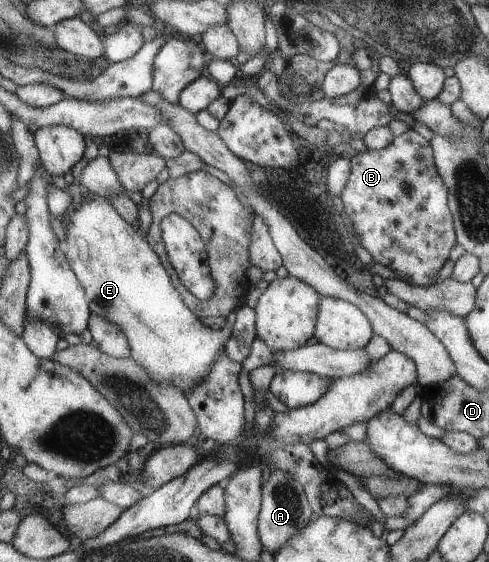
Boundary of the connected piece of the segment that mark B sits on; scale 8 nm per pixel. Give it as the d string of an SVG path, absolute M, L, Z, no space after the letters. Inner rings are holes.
M411 128L398 137L394 137L393 141L383 149L366 149L363 152L358 152L353 158L350 158L350 164L351 175L349 176L349 181L347 182L347 185L345 185L340 196L341 201L344 203L344 213L352 225L353 237L351 237L351 239L355 239L355 241L362 243L363 247L365 247L365 249L371 254L371 257L373 257L374 262L381 264L383 267L392 269L396 273L397 278L401 278L414 286L430 286L434 282L437 282L438 277L440 276L439 271L441 271L441 268L449 259L448 257L449 253L451 253L451 247L457 244L458 241L456 240L456 233L454 230L454 219L448 204L448 189L443 178L437 171L430 141L423 138L421 134Z

